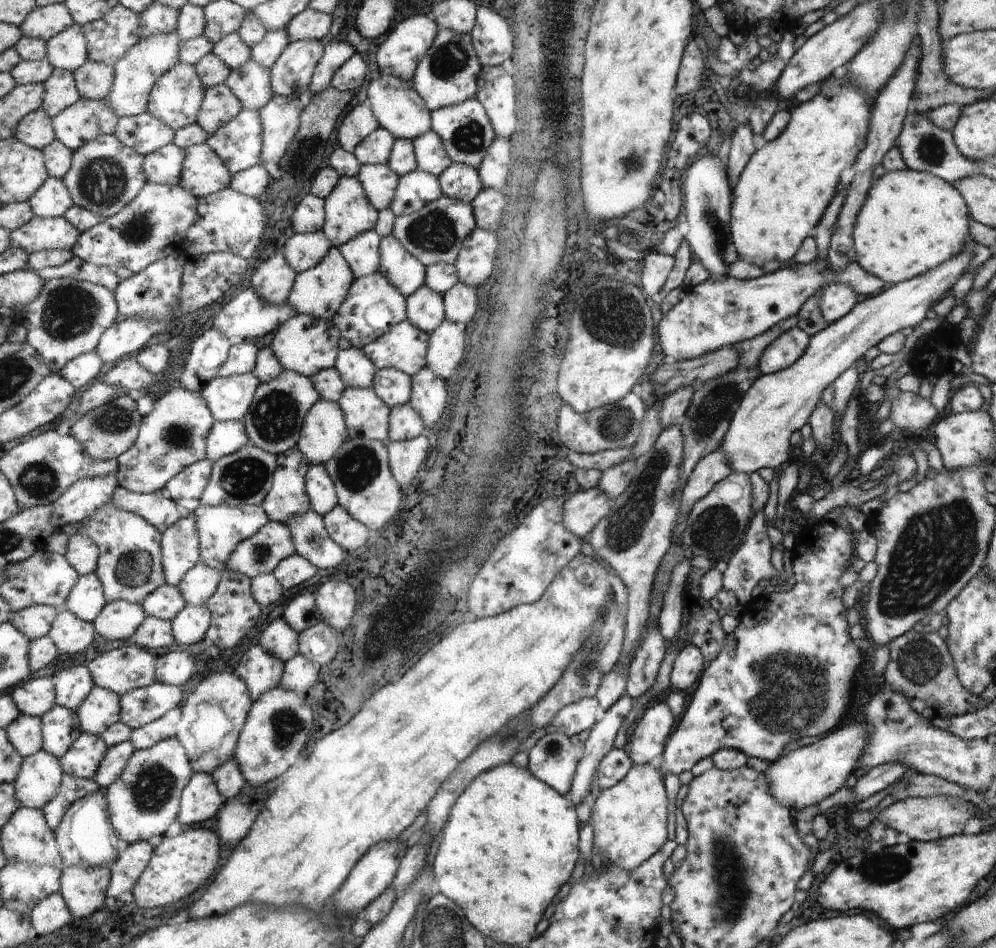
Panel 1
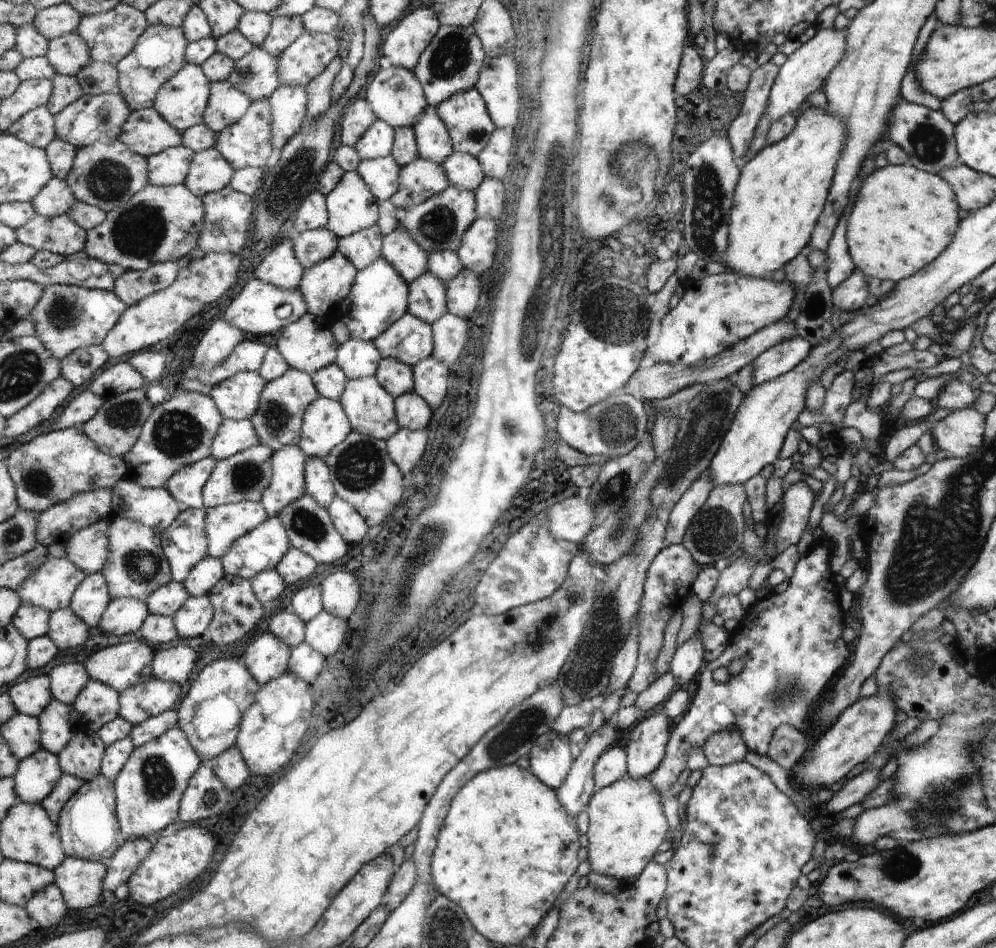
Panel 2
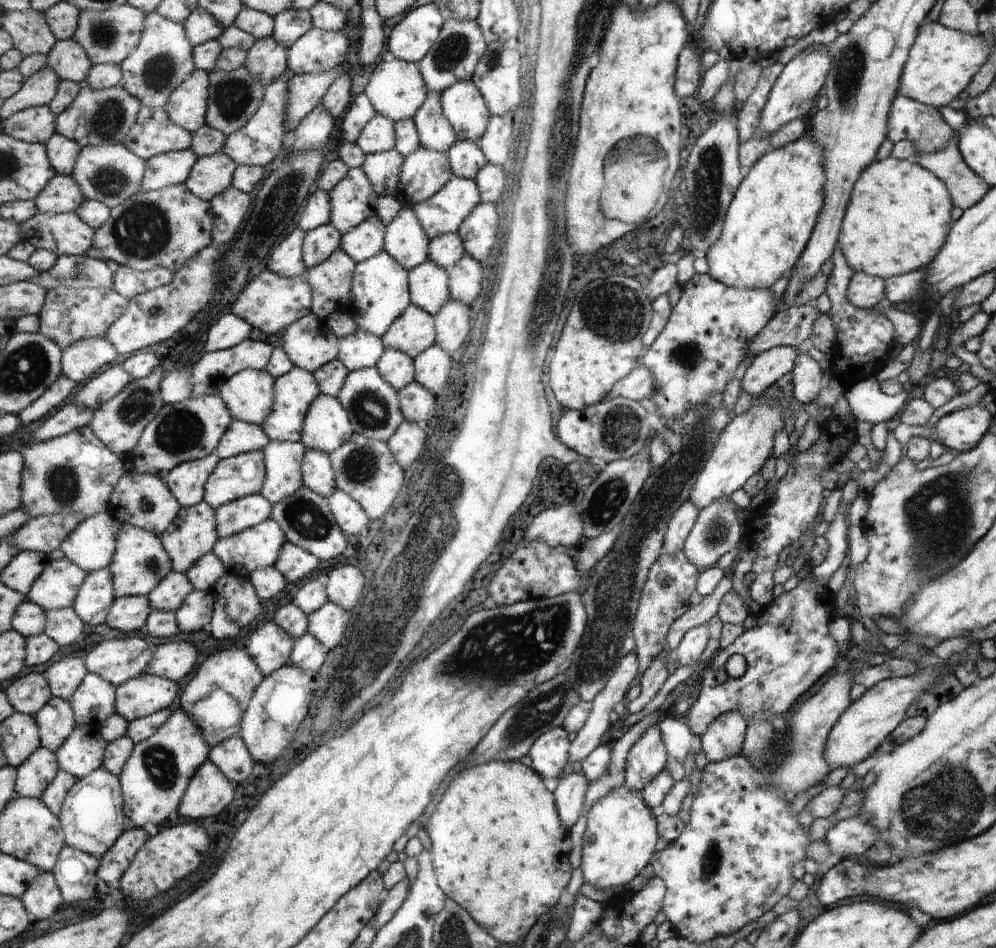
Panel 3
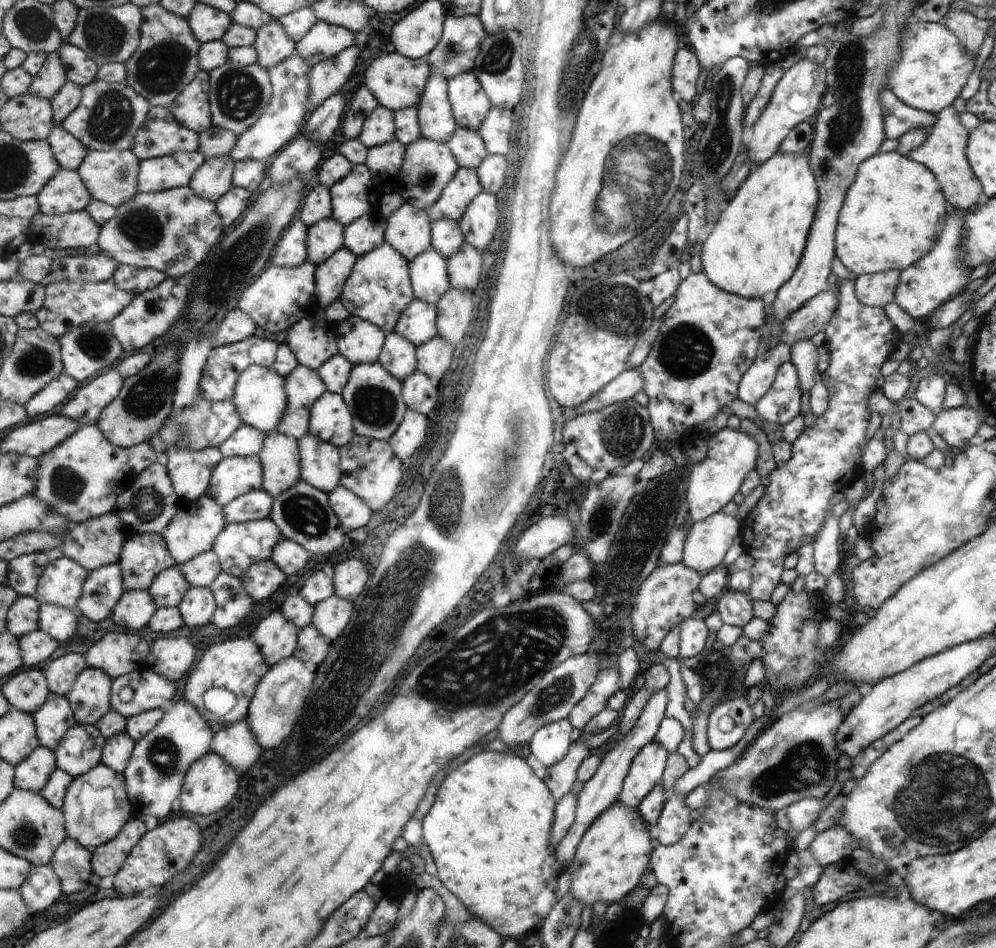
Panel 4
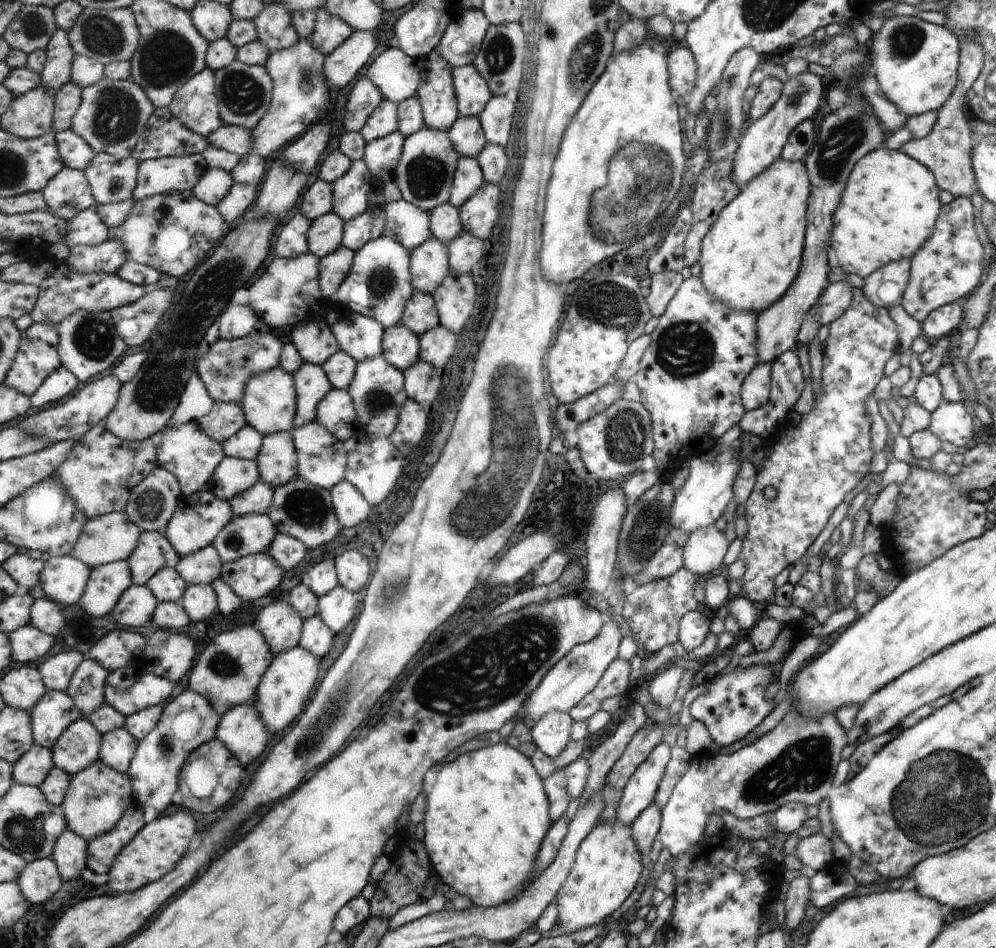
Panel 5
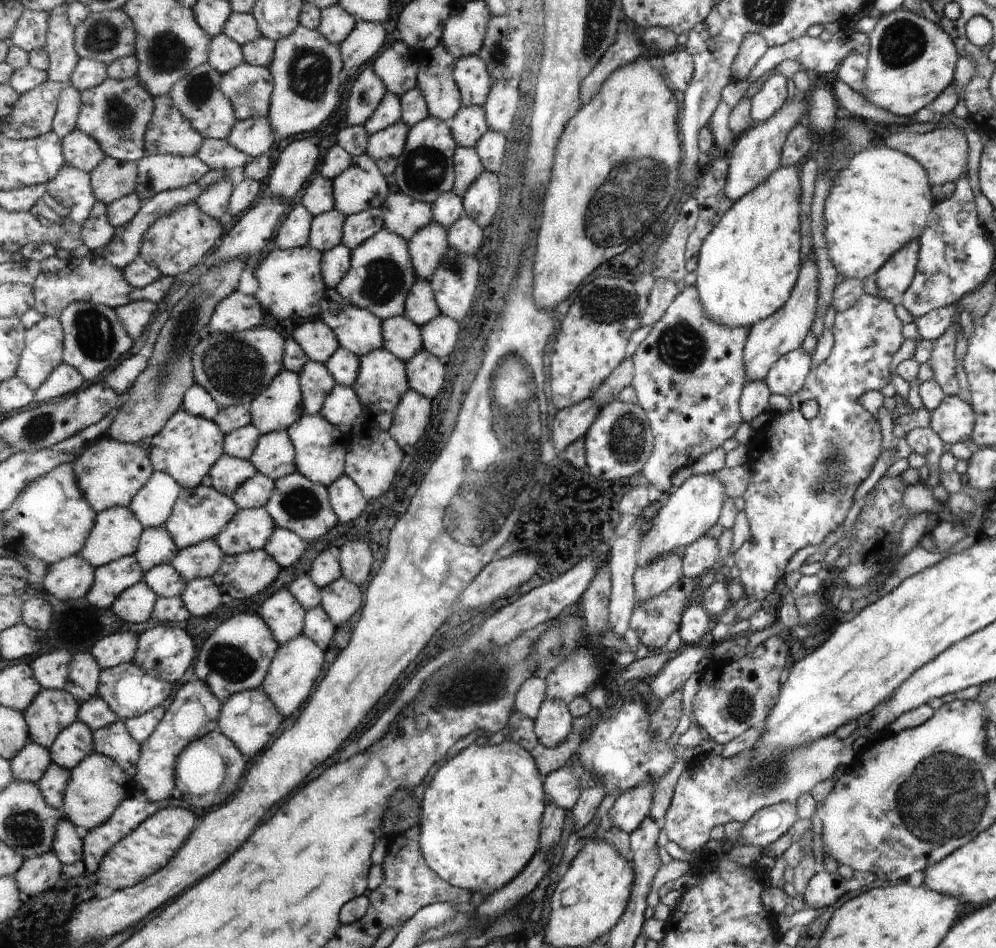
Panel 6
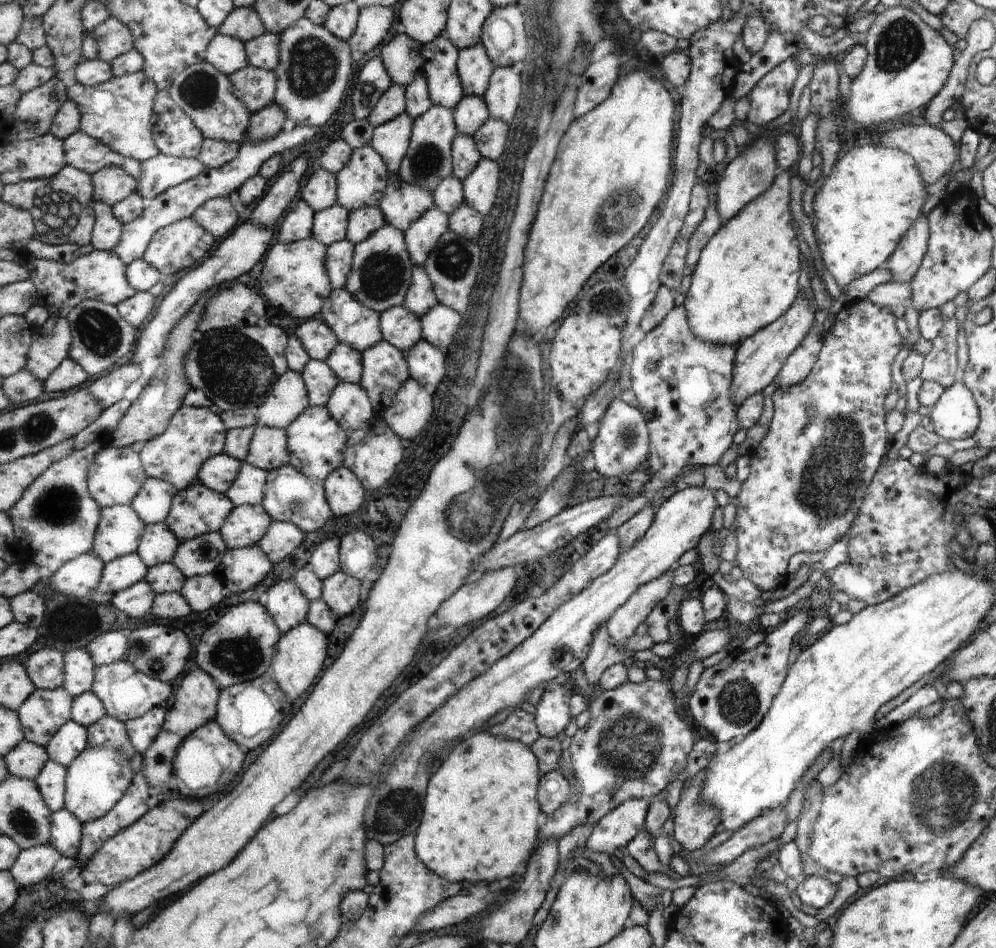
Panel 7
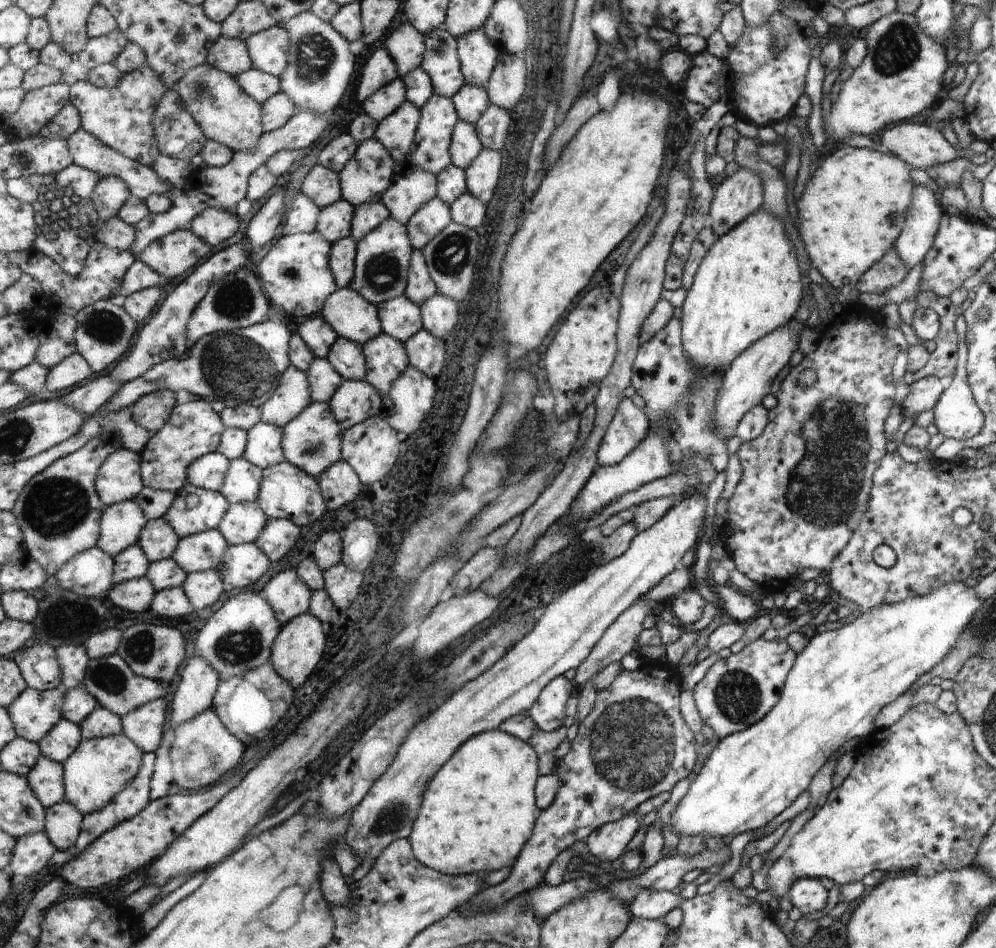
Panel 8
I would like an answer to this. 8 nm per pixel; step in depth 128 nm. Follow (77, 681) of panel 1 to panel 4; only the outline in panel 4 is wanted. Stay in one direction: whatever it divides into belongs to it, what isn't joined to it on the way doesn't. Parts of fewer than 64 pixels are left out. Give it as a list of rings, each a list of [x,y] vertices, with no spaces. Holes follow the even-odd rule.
[[[67,654],[51,662],[47,677],[53,693],[68,696],[78,677],[88,668],[86,654]]]

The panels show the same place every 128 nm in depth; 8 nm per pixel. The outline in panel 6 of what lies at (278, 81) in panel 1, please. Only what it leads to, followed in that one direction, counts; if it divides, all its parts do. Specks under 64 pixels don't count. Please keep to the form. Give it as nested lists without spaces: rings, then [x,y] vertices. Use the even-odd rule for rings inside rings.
[[[339,3],[321,10],[321,24],[317,28],[318,32],[330,42],[339,46],[346,40],[346,37],[354,30],[357,23]]]

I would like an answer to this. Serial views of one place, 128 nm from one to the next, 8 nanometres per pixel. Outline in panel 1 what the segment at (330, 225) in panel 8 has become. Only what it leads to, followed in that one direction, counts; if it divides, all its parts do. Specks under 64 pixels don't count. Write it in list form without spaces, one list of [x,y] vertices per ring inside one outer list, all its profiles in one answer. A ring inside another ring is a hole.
[[[322,231],[312,234],[294,233],[283,246],[284,258],[288,261],[290,268],[296,274],[300,274],[322,262],[331,247],[331,241]]]

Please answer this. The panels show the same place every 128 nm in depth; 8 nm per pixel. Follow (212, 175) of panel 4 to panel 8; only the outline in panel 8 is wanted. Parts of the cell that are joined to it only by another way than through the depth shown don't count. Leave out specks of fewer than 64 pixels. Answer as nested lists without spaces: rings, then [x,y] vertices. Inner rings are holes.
[[[223,207],[208,208],[206,212],[202,212],[192,223],[192,230],[208,240],[208,244],[212,246],[220,246],[222,242],[226,242],[228,238],[232,238],[238,230],[240,230],[240,217]]]

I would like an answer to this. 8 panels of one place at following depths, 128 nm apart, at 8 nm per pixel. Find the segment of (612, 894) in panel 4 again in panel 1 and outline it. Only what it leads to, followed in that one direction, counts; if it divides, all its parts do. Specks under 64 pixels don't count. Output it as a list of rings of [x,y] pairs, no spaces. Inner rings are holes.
[[[650,764],[632,766],[628,774],[612,786],[604,789],[592,809],[594,846],[606,856],[605,865],[618,866],[632,872],[664,847],[666,838],[666,792],[662,784],[662,772]]]

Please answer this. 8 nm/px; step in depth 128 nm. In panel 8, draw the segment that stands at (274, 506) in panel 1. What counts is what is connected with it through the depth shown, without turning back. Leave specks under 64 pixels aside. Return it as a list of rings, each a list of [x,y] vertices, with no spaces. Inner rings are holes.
[[[260,421],[248,431],[248,448],[245,455],[252,464],[260,468],[283,463],[283,429],[276,425]]]

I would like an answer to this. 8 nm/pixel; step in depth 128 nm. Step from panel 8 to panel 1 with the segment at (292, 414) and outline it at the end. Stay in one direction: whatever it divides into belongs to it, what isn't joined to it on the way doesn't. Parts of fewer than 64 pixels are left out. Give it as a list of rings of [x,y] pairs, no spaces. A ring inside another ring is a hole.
[[[252,373],[215,378],[203,390],[217,421],[244,421],[260,384]]]

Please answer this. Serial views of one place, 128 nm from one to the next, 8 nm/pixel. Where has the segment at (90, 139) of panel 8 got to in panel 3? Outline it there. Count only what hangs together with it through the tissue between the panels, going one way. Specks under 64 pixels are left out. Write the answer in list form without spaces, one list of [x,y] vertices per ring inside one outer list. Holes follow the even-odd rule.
[[[58,132],[48,142],[49,156],[57,172],[62,175],[74,175],[84,148],[76,140],[71,140]]]

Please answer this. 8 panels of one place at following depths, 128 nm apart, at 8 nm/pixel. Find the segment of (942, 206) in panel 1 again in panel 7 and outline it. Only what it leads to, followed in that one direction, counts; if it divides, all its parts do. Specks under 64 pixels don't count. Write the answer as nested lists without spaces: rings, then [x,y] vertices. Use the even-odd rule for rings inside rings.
[[[862,144],[838,159],[832,174],[822,182],[822,188],[813,198],[814,218],[811,222],[823,265],[836,280],[842,298],[848,284],[874,272],[891,258],[904,235],[920,218],[924,198],[926,192],[919,168],[914,166],[914,160],[908,153],[884,145]]]

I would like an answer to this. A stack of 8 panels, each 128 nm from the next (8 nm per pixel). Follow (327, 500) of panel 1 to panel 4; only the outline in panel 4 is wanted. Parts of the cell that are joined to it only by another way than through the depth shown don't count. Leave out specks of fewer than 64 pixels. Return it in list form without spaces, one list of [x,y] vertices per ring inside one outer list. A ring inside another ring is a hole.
[[[307,434],[299,441],[302,480],[322,492],[332,492],[342,483],[339,448]]]

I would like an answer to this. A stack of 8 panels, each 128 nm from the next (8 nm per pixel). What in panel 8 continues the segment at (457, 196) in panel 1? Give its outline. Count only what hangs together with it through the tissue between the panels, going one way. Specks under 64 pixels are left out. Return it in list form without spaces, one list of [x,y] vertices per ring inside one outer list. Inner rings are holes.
[[[467,82],[460,88],[454,96],[452,102],[455,104],[456,112],[459,115],[459,120],[475,126],[480,120],[480,116],[488,110],[490,99],[485,88],[472,86]]]

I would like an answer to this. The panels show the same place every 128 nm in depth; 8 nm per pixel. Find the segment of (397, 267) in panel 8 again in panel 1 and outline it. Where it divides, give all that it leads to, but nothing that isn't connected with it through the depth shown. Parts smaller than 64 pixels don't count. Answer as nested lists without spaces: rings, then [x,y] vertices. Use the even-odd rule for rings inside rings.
[[[378,270],[372,276],[364,276],[352,282],[346,300],[344,299],[332,320],[340,334],[350,342],[352,347],[362,349],[380,336],[386,335],[391,327],[403,323],[406,318],[407,297]]]

